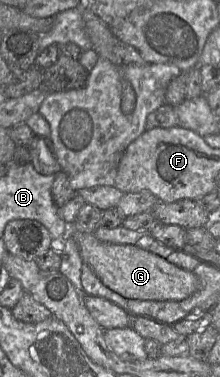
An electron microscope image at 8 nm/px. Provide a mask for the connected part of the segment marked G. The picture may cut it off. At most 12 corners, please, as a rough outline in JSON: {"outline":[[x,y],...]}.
{"outline":[[74,233],[83,263],[129,299],[181,301],[190,271],[135,245]]}

